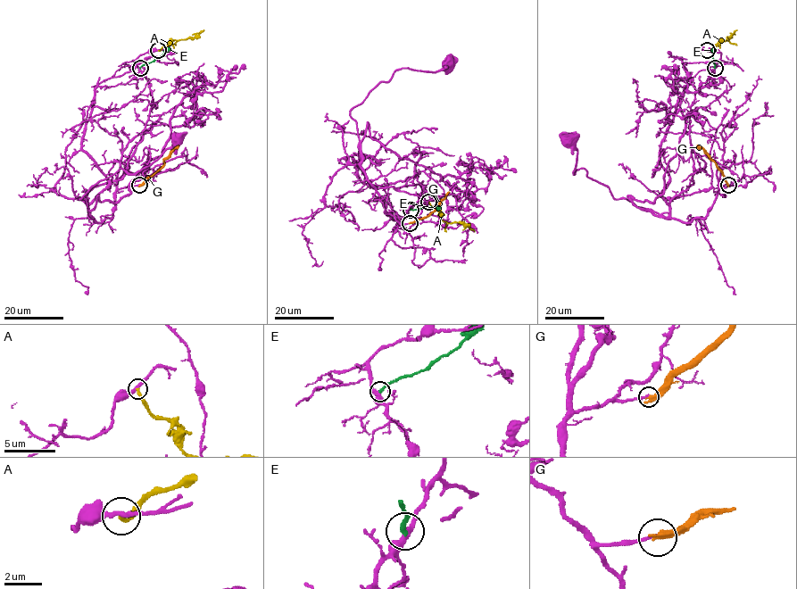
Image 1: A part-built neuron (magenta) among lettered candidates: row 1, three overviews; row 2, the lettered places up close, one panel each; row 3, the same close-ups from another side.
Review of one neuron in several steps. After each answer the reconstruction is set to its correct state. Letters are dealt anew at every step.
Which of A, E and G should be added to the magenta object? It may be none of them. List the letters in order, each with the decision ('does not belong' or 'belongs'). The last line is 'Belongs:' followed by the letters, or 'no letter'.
A: does not belong
E: does not belong
G: does not belong
Belongs: no letter

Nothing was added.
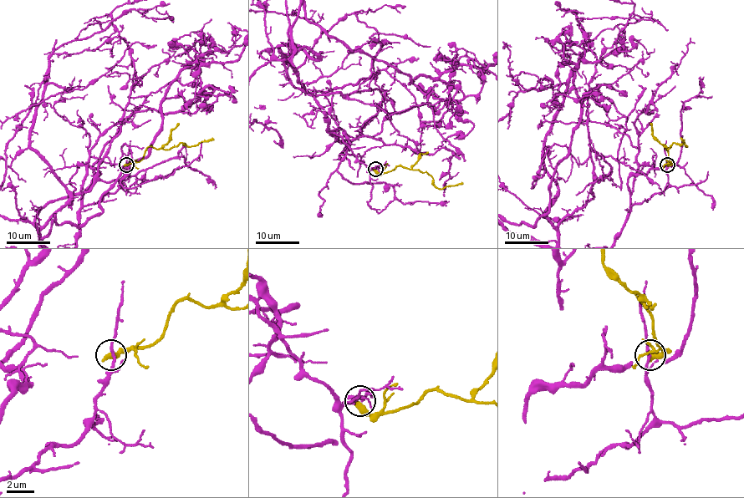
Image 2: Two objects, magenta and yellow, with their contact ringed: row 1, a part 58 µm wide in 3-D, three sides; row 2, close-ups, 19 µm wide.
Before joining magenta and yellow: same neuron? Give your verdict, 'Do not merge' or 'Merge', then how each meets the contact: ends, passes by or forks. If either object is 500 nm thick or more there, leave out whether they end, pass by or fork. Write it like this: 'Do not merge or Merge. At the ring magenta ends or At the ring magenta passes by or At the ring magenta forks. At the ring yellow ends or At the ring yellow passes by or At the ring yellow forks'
Do not merge

